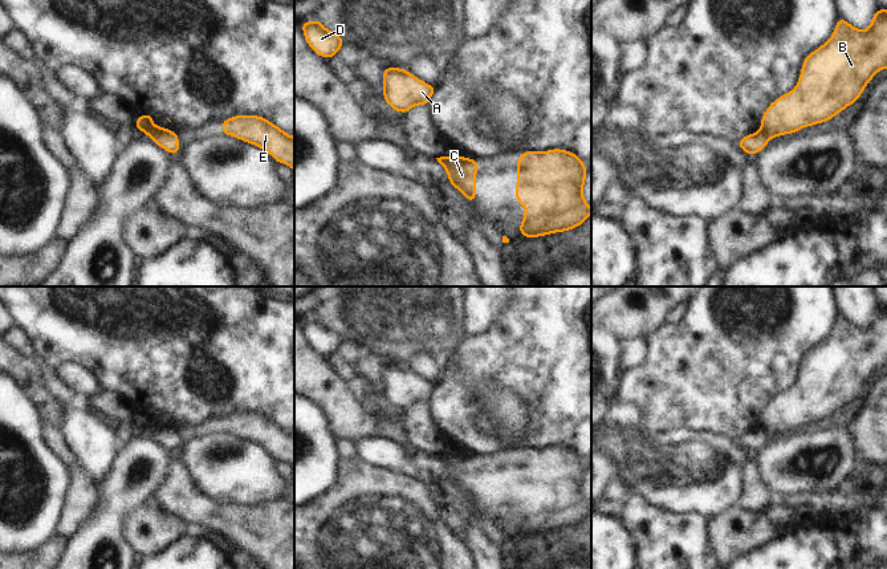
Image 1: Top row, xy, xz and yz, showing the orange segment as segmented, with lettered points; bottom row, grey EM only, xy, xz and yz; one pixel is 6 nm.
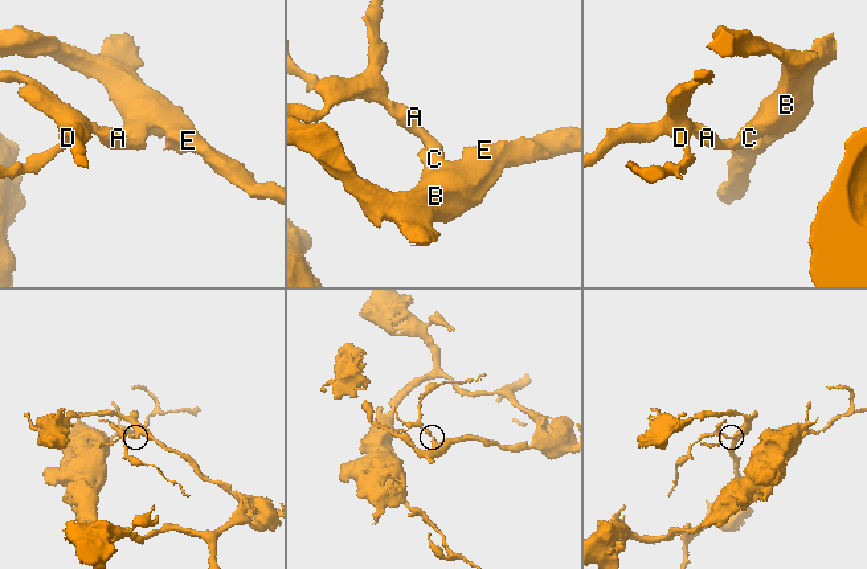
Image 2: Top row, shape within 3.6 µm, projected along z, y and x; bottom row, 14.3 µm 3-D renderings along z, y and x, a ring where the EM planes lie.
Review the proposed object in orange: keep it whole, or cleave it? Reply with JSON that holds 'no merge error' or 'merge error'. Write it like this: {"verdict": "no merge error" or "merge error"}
{"verdict": "merge error"}

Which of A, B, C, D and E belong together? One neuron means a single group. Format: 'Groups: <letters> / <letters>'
Groups: A D / B C E.

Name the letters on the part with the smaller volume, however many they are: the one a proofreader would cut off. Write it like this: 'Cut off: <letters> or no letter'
Cut off: A, D

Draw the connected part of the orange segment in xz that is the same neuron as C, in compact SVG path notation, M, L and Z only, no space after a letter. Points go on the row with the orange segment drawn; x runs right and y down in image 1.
M440 157L438 162L448 174L448 183L459 190L471 203L476 202L477 159L461 159L460 157Z

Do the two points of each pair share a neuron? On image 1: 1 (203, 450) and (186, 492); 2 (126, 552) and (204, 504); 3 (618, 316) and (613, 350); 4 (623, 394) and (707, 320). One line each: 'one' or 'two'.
1: two
2: two
3: two
4: one

